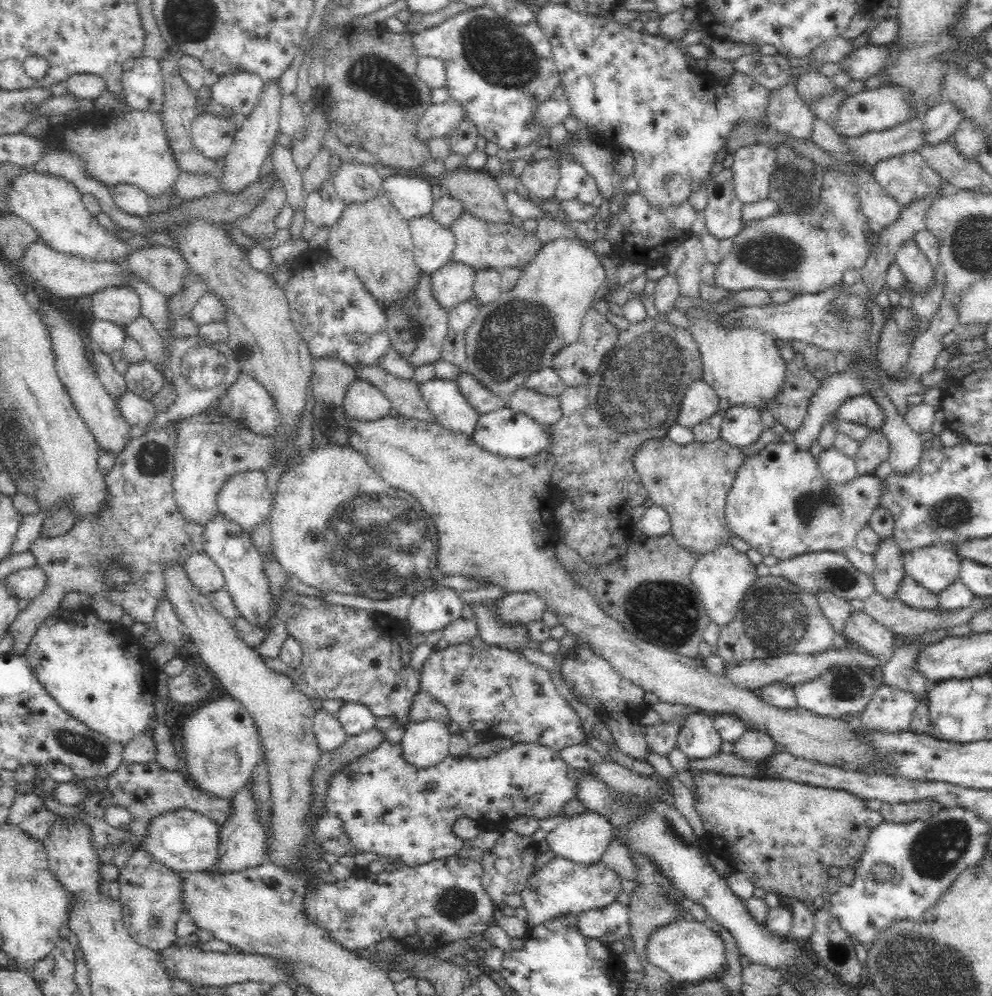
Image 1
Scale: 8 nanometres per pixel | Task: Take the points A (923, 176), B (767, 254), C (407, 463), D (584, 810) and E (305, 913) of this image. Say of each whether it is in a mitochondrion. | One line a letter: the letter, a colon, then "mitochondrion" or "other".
A: mitochondrion
B: mitochondrion
C: other
D: other
E: other

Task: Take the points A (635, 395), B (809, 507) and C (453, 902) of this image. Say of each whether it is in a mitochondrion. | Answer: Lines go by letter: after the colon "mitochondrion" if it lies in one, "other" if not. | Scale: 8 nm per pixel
A: mitochondrion
B: mitochondrion
C: mitochondrion

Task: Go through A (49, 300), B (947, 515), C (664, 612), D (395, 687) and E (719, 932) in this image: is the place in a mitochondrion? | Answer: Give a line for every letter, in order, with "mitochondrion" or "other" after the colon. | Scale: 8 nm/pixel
A: other
B: mitochondrion
C: mitochondrion
D: other
E: other

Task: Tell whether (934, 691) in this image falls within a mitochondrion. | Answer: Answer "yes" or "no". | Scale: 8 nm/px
no

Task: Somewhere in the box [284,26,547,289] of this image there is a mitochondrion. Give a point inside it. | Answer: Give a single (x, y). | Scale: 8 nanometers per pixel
(381, 78)

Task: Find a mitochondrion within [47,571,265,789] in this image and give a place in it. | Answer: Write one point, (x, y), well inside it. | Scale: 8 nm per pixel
(92, 749)

